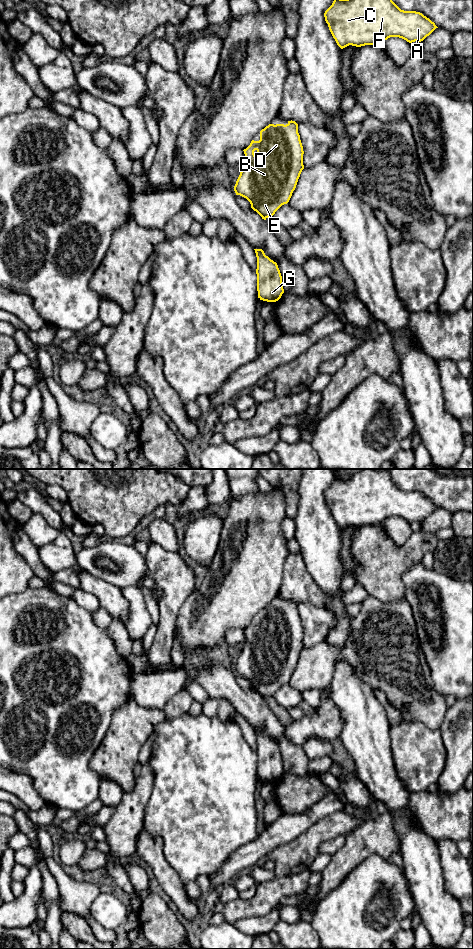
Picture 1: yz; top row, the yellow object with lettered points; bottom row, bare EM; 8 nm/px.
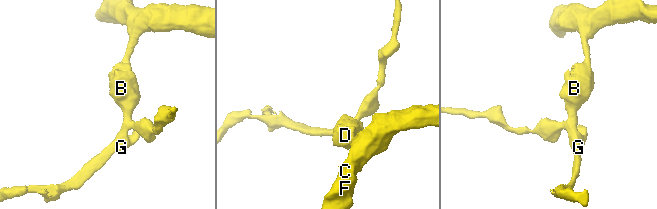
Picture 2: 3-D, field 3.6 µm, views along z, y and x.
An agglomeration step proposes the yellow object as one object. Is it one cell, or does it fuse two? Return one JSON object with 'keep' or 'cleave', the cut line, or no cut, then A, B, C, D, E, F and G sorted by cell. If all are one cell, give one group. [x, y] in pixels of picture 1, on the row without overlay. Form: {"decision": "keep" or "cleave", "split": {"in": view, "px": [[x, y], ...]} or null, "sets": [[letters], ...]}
{"decision": "keep", "split": null, "sets": [["A", "B", "C", "D", "E", "F", "G"]]}

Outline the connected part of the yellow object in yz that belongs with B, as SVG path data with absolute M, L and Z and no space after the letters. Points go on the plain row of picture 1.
M288 601L284 604L269 604L260 611L260 620L252 620L250 625L243 630L245 634L245 645L240 652L240 655L234 666L236 675L246 678L251 688L256 691L262 699L266 700L271 697L275 692L284 684L287 684L296 668L298 659L303 645L303 626L298 613L298 604L295 601Z

